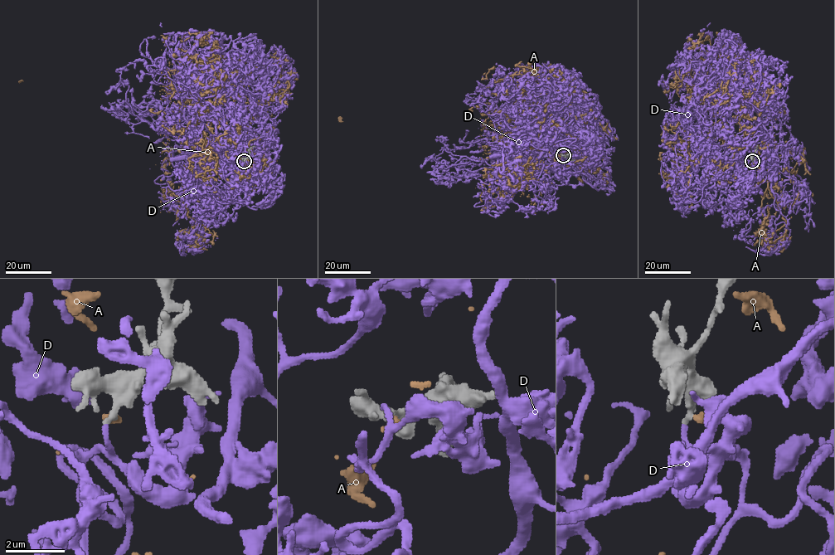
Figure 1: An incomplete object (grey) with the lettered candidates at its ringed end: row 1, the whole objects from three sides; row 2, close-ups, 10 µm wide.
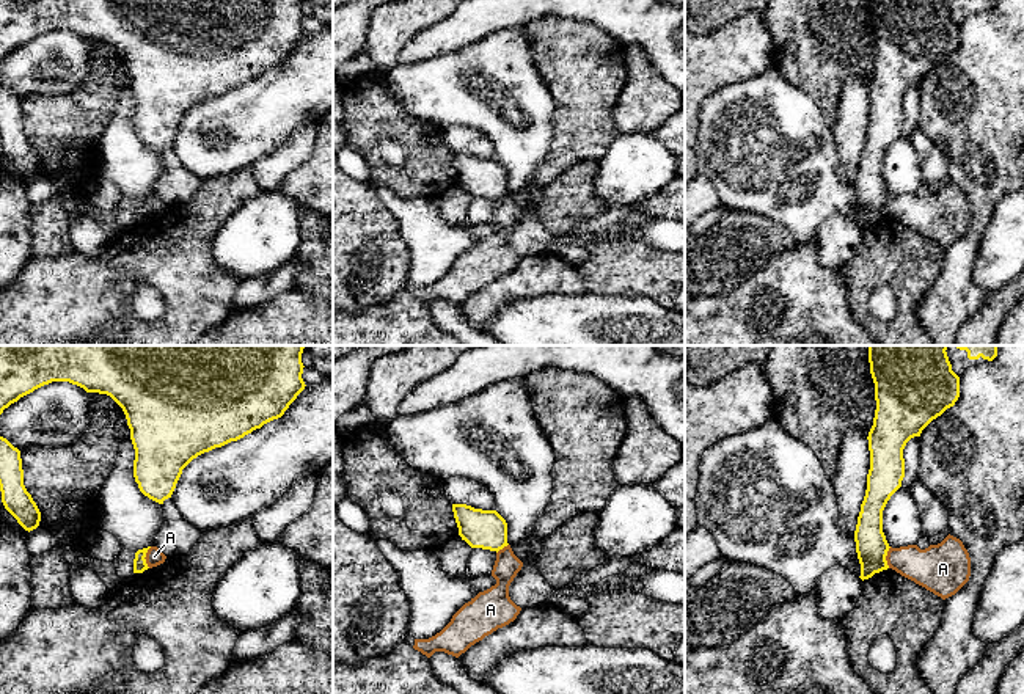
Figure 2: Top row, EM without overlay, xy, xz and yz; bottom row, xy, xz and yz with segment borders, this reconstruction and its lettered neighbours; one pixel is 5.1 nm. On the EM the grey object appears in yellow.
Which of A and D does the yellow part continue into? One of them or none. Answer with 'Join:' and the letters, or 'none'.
Join: D

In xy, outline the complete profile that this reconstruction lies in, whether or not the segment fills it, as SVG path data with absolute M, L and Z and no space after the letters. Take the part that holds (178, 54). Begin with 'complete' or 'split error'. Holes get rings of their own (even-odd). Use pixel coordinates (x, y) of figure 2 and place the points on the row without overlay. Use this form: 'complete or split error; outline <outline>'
complete; outline M0 0L0 63L20 46L52 30L69 30L83 36L86 41L110 44L123 57L127 74L130 77L130 88L135 97L135 130L144 144L159 152L163 152L165 148L171 146L182 118L193 107L231 89L237 89L253 79L261 77L264 72L284 63L289 53L306 35L302 27L305 16L302 11L302 2L303 0Z

